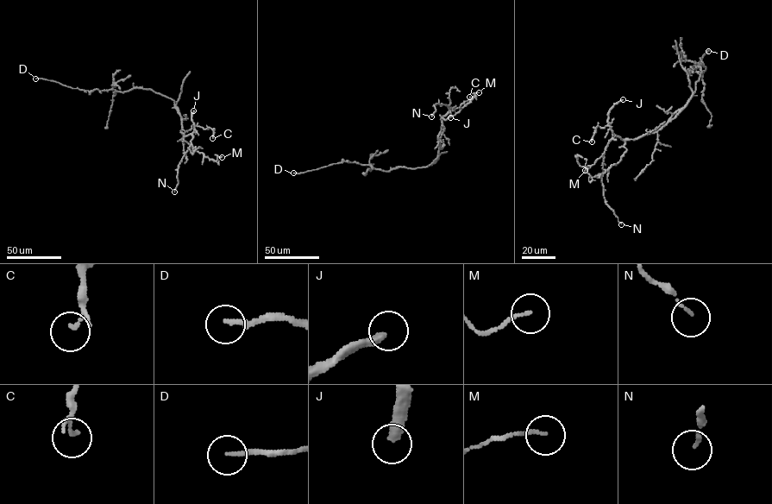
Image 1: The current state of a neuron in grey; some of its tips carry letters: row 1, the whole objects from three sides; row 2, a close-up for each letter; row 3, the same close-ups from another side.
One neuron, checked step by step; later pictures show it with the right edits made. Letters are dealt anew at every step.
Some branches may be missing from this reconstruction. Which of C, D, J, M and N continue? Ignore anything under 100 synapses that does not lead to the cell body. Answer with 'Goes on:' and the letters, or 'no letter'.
Goes on: D, J

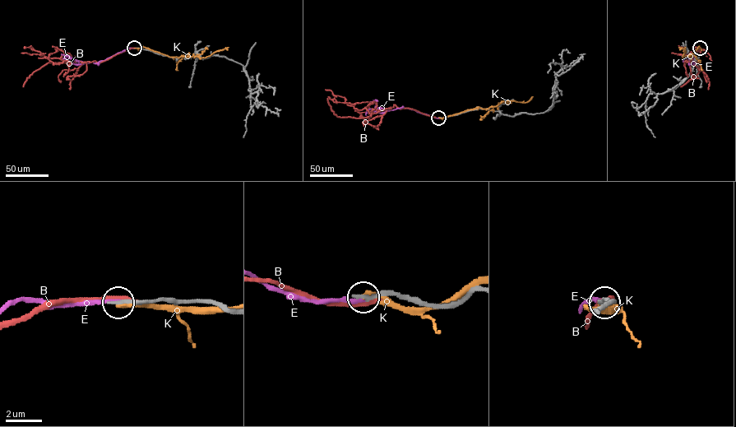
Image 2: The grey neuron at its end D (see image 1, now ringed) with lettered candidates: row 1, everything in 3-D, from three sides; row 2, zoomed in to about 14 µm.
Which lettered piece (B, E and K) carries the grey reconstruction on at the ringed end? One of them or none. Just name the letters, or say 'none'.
E

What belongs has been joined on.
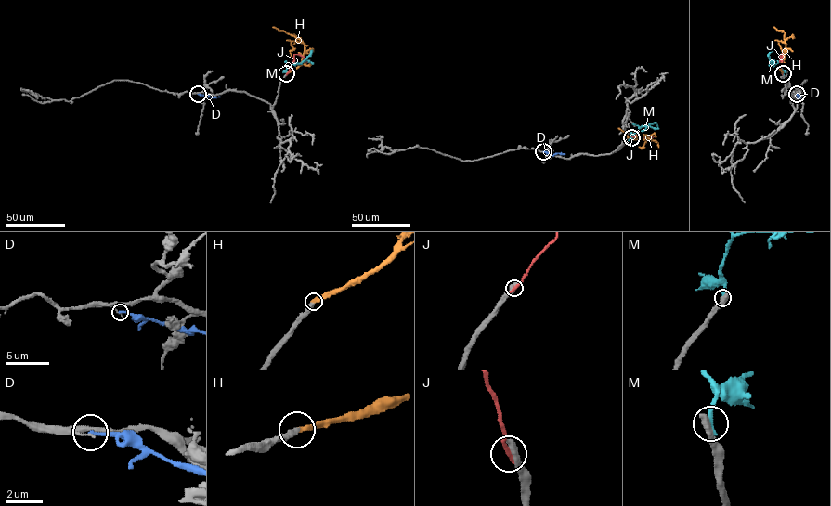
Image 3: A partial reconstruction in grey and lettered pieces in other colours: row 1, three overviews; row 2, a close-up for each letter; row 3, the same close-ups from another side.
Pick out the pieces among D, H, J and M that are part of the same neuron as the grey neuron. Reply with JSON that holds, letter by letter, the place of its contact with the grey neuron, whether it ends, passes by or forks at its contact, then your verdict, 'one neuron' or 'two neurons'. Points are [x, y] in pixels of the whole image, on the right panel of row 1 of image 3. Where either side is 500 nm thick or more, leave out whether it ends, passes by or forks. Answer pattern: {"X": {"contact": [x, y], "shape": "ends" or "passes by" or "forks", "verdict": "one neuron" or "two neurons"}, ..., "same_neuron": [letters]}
{"D": {"contact": [797, 94], "shape": "ends", "verdict": "two neurons"}, "H": {"contact": [782, 72], "shape": "ends", "verdict": "one neuron"}, "J": {"contact": [782, 73], "verdict": "two neurons"}, "M": {"contact": [783, 73], "verdict": "two neurons"}, "same_neuron": ["H"]}

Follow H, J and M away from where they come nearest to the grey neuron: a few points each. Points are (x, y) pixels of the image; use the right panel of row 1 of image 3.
H: (782, 72), (780, 67), (785, 54), (785, 32), (773, 27)
J: (782, 73), (781, 54), (783, 61)
M: (783, 73), (779, 65), (770, 60), (768, 54), (772, 50)

